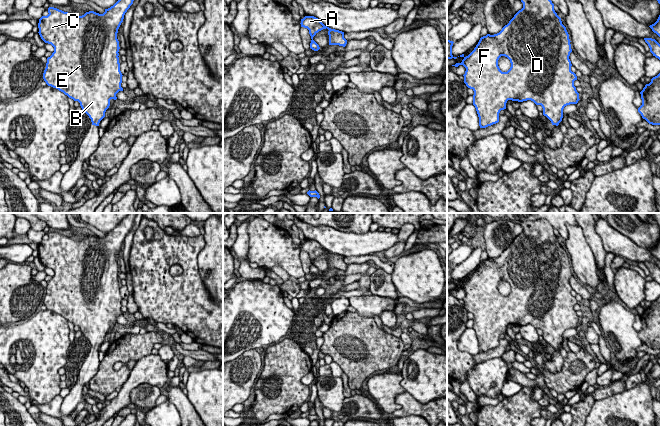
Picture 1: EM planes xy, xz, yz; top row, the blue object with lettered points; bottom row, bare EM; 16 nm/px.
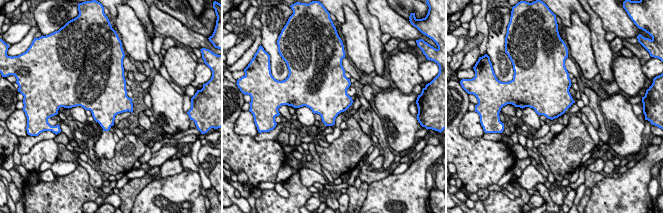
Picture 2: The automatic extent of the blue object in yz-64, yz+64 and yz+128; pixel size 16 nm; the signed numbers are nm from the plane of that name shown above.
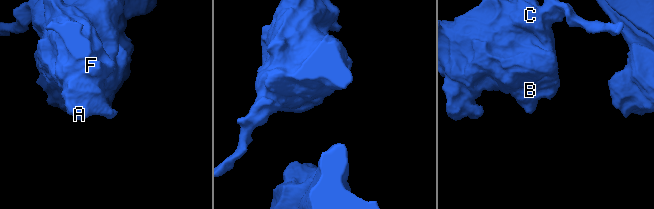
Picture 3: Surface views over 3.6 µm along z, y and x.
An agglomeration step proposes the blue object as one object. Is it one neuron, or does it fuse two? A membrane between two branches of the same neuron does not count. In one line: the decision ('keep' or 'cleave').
keep

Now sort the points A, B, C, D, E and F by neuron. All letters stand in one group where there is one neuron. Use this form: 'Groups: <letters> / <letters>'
Groups: A B C D E F

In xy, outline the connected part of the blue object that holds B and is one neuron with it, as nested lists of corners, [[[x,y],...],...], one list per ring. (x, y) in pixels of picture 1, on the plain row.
[[[128,213],[113,230],[105,233],[103,238],[89,235],[82,240],[74,240],[49,231],[49,238],[39,243],[38,257],[41,263],[54,271],[54,276],[47,282],[44,305],[48,310],[78,325],[95,350],[99,350],[105,341],[110,324],[116,324],[116,318],[123,315],[117,257],[125,237],[133,228],[136,215],[137,213]]]

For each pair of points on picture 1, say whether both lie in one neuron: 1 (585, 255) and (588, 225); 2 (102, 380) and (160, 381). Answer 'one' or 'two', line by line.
1: two
2: two

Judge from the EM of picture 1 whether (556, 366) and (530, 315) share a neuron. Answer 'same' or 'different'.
same

